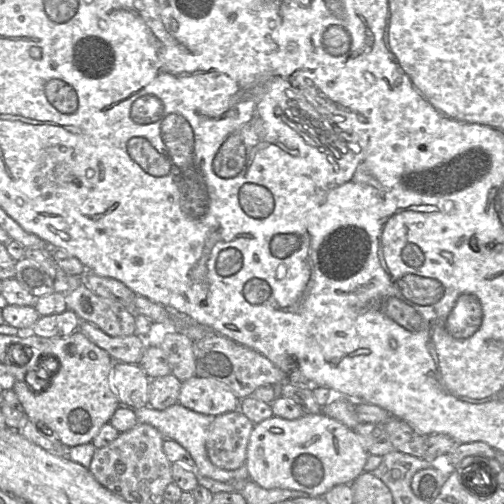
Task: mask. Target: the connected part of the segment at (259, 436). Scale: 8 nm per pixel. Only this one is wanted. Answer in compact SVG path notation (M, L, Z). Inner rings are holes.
M322 413L304 414L298 419L286 420L272 416L255 424L246 453L249 480L264 489L288 489L307 493L311 498L323 497L339 484L351 484L362 472L368 458L361 438L353 429Z

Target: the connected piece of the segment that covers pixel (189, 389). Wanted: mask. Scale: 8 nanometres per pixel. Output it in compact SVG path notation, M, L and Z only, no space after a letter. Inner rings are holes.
M194 376L182 382L178 403L197 413L217 416L239 409L240 399L214 379Z

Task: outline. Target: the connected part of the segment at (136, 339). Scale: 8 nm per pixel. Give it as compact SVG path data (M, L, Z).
M81 321L78 330L91 342L104 349L114 362L139 364L148 345L148 339L137 334L110 336L90 322Z

